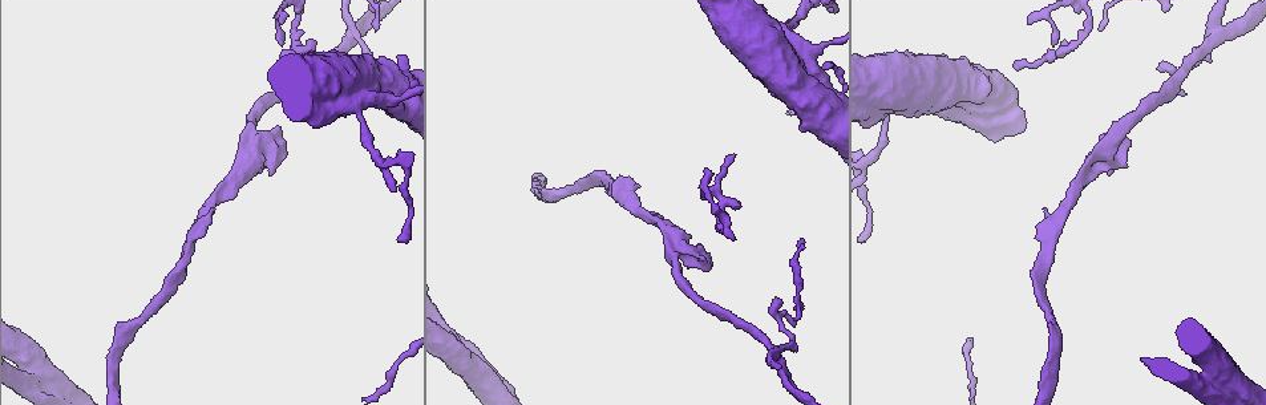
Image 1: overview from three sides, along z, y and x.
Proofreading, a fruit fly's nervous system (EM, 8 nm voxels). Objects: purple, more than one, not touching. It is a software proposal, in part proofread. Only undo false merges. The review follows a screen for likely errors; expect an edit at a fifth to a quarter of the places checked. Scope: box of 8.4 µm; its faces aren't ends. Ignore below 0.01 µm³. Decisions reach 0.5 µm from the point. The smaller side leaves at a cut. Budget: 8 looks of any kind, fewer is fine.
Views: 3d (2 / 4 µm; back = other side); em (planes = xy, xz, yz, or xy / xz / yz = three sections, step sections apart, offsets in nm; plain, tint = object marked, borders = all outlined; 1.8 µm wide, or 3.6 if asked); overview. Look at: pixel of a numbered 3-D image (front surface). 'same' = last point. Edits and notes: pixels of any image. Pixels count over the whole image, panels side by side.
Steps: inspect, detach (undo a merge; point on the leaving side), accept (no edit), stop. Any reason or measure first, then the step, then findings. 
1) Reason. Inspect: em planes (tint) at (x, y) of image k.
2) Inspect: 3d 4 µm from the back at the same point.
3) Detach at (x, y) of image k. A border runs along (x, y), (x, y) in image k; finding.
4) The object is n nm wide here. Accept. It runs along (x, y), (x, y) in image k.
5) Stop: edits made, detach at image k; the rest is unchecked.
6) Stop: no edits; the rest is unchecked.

Looks like a crossing. Inspect: em planes (plain) at (1215, 38) of image 1.

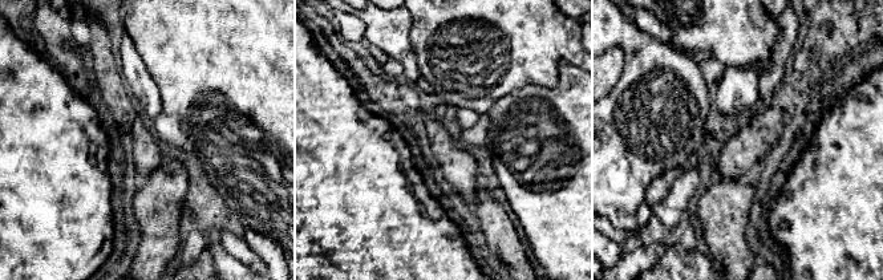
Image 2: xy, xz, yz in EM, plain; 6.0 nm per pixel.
What lies round it. Inspect: em planes (borders) at the same point.

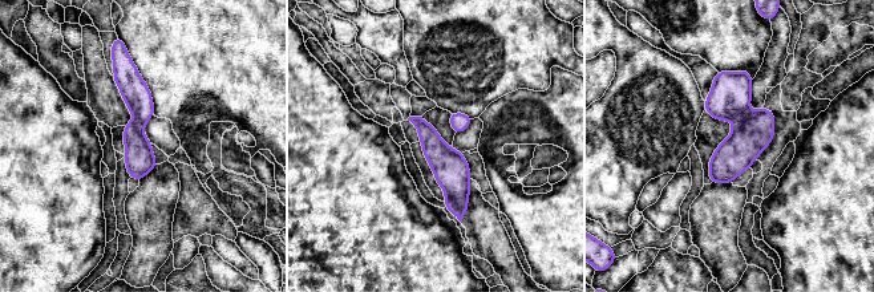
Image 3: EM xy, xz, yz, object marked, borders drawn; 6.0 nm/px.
The object is 180 nm wide here. Detach at (752, 134) of image 3. A second cell is stuck on.

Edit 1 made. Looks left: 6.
Redraw. Inspect: overview.

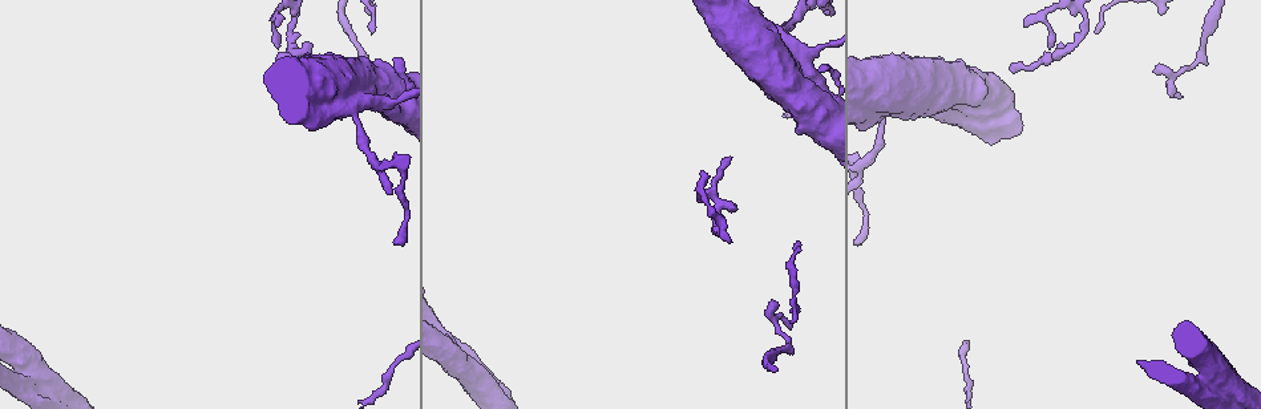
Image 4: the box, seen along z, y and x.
Thin neck. Inspect: em 3.6 µm xz step 4 (borders) at (346, 109) of image 4.

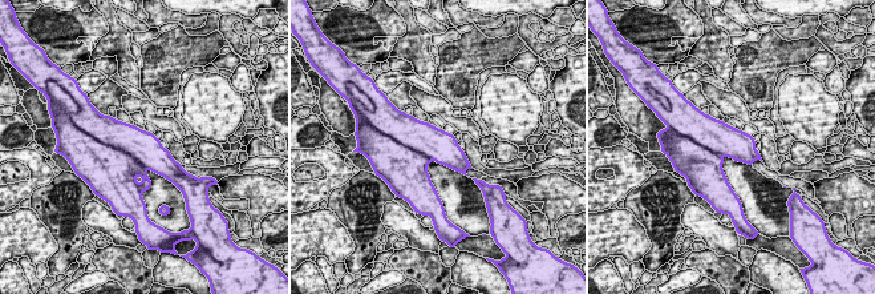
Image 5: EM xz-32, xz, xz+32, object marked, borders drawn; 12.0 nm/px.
Accept. Continuous, no second cell.

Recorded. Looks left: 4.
Thick turns thin. Inspect: em planes (tint) at (1215, 373) of image 4.

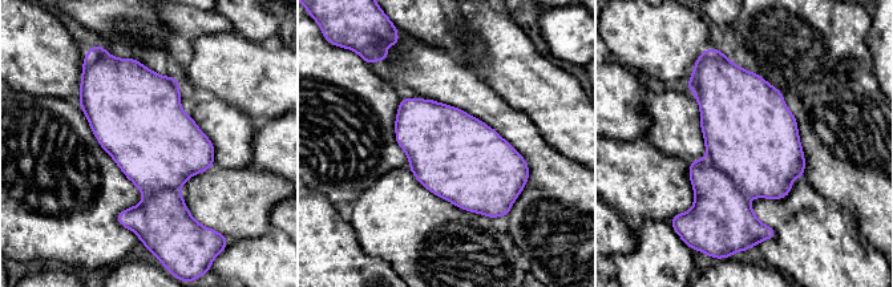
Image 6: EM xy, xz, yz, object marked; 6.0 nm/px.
Detach at (720, 214) of image 6. A border runs along (706, 156), (747, 198) in image 6; two cells meet here.

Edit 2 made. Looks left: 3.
Stop: edits made, detach at image 3, detach at image 6; the rest is unchecked.

